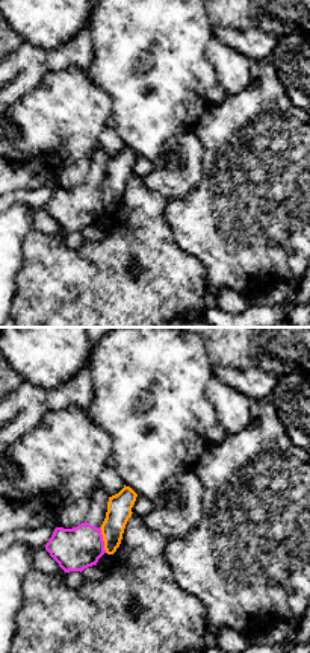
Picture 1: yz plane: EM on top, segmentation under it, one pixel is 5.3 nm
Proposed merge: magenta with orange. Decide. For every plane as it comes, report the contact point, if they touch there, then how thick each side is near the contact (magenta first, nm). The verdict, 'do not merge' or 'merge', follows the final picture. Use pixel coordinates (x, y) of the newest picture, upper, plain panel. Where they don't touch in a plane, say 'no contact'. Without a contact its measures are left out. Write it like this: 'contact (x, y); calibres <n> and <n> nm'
contact (102, 200); calibres 220 and 130 nm

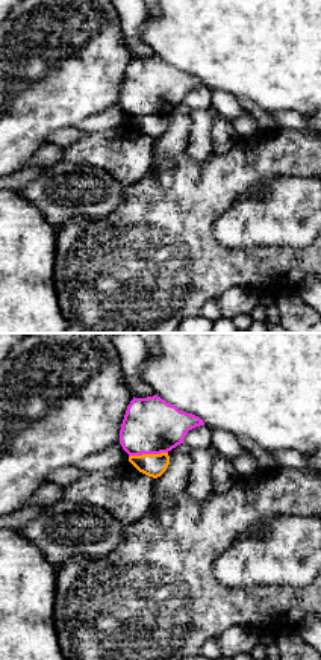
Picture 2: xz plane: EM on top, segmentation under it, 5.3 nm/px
contact (147, 114); calibres 300 and 130 nm

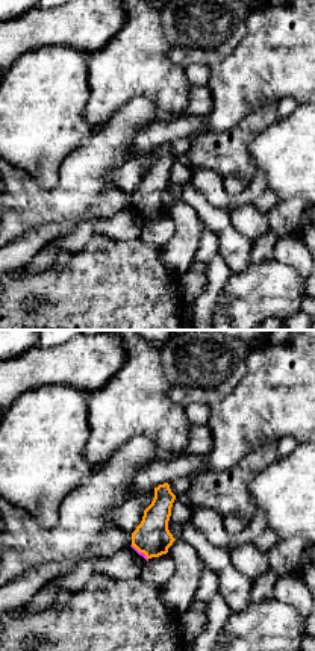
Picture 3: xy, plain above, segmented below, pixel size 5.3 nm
contact (138, 212); calibres 20 and 190 nm

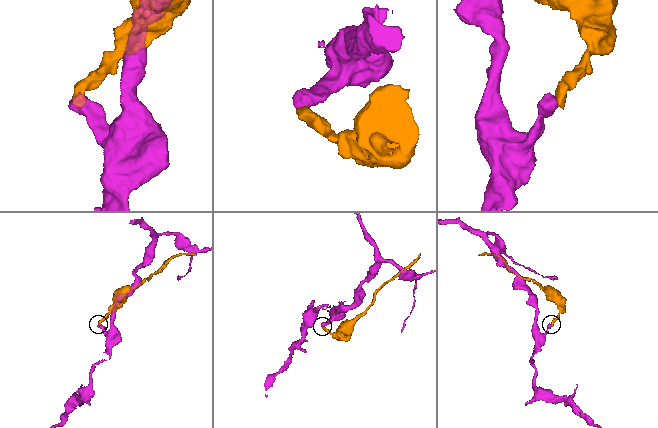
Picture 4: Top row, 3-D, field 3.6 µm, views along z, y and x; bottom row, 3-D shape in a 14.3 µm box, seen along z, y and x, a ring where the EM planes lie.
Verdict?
do not merge

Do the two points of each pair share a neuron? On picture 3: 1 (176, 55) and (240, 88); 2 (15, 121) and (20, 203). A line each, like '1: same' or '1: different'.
1: different
2: different

